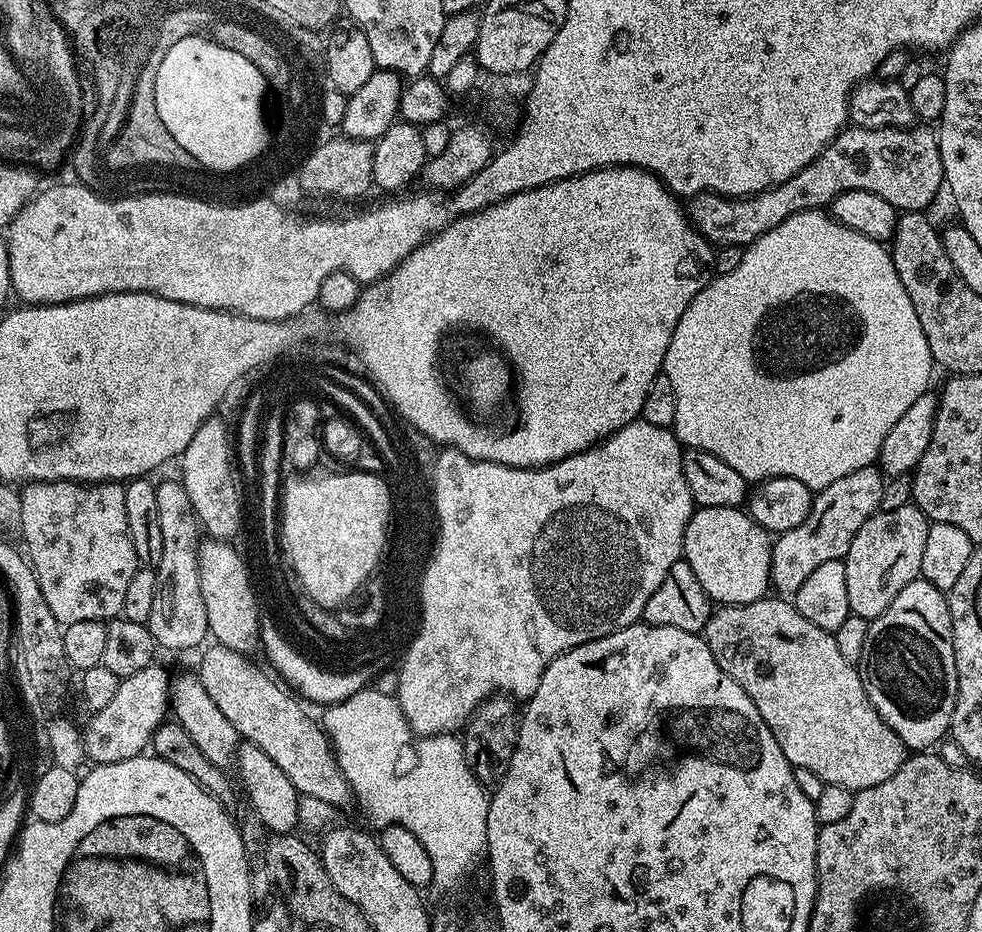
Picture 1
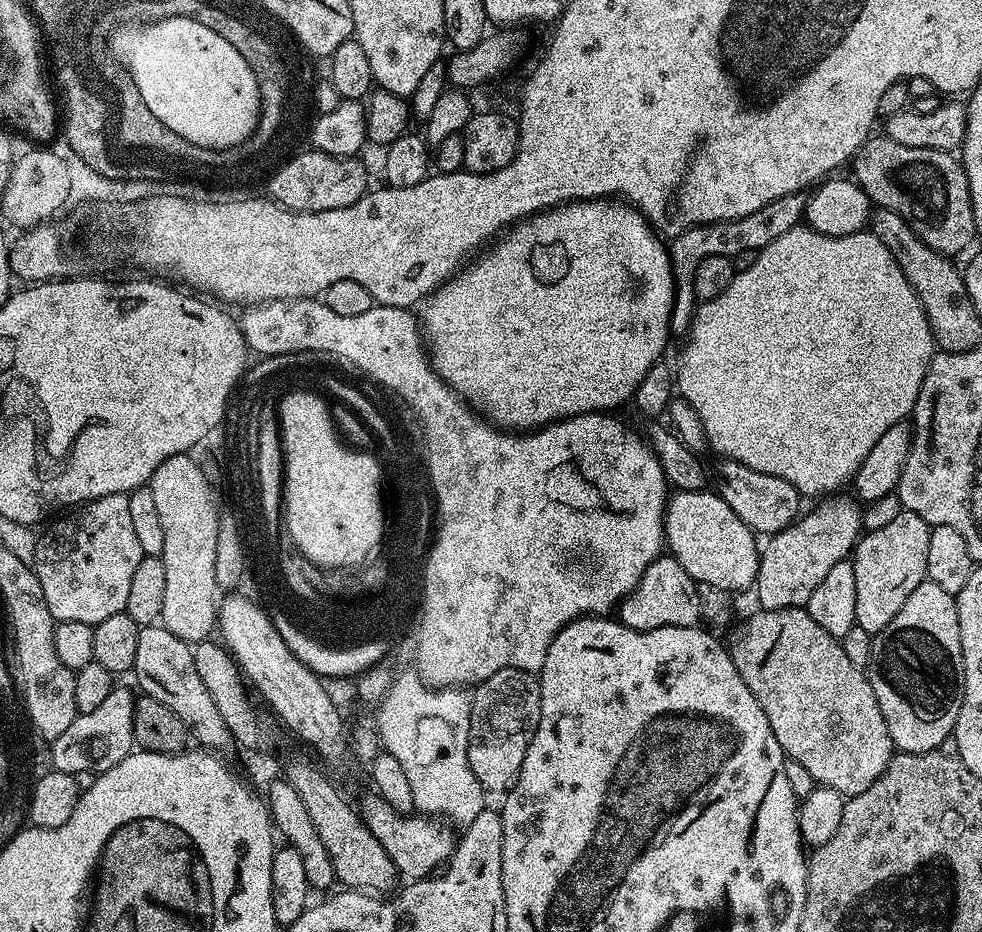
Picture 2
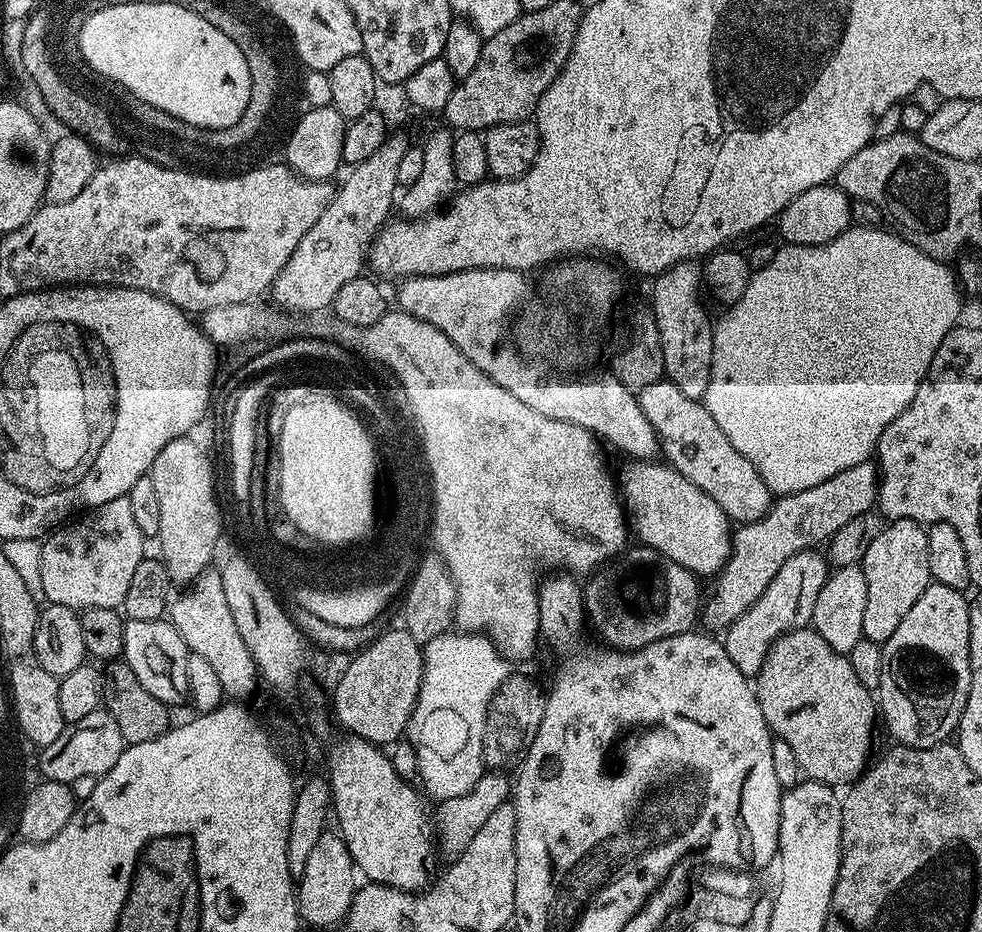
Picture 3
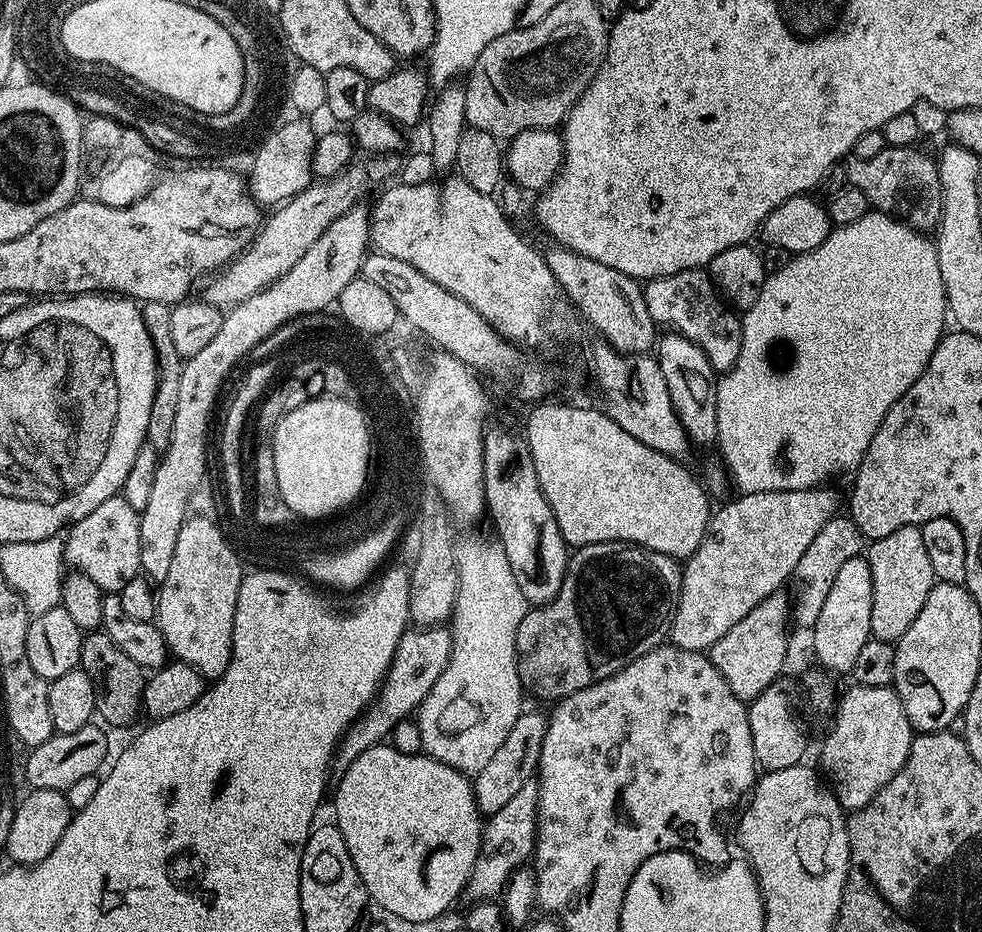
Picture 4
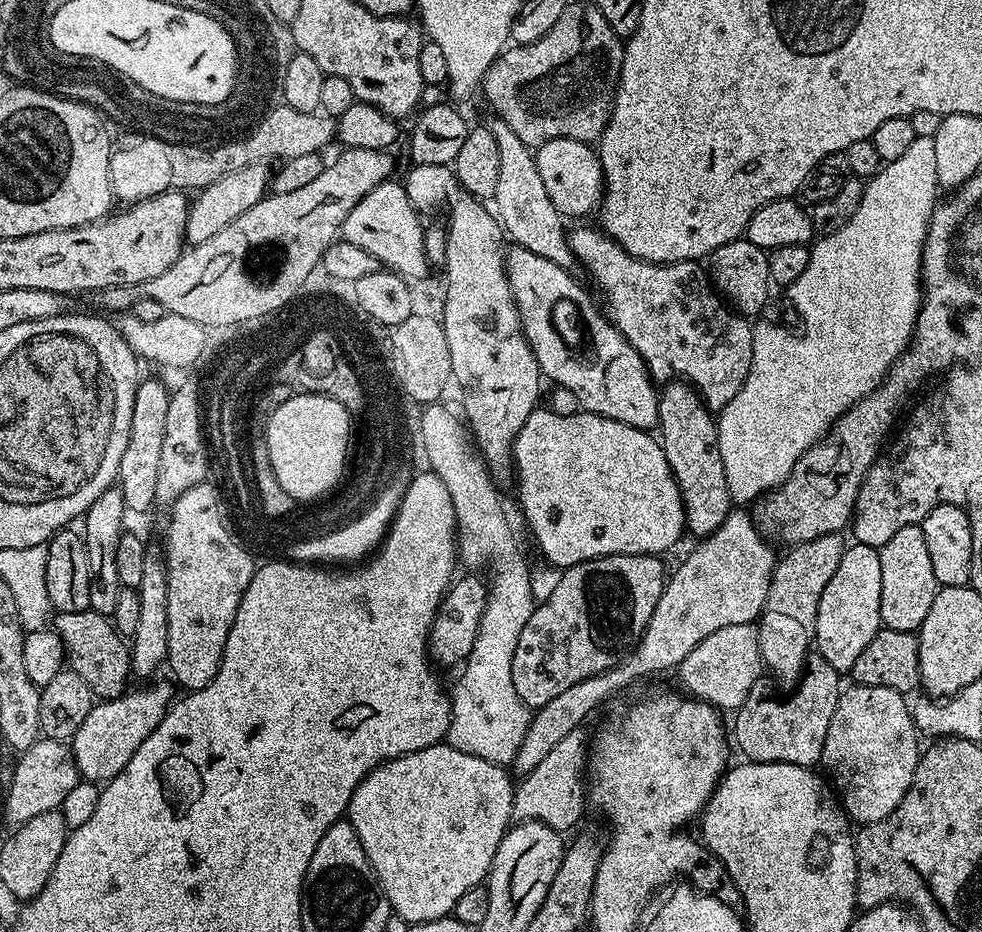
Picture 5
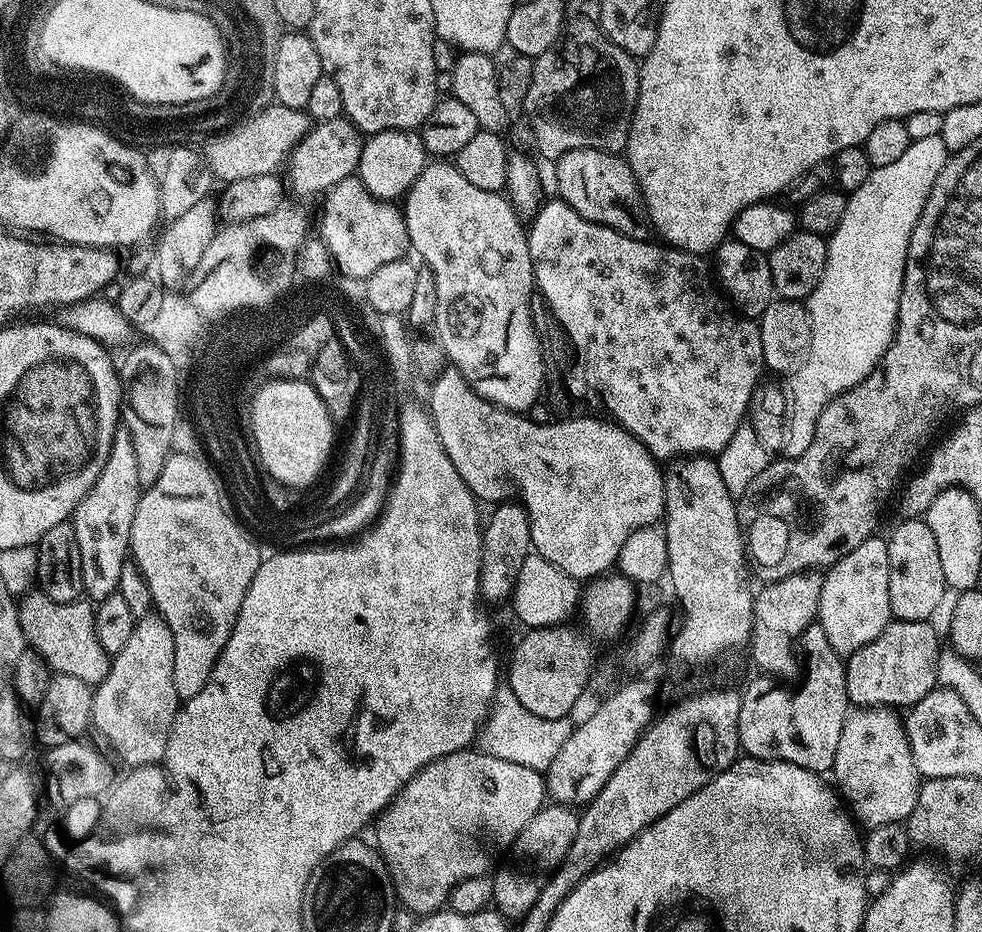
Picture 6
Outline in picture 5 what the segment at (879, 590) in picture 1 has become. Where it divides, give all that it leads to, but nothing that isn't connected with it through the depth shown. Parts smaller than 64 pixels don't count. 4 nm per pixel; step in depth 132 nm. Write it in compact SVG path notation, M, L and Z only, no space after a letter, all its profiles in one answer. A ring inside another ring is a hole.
M920 524L902 526L890 542L878 550L882 562L881 625L890 630L916 632L934 603L938 585L934 578L934 565L930 562L930 550L926 550L926 534Z

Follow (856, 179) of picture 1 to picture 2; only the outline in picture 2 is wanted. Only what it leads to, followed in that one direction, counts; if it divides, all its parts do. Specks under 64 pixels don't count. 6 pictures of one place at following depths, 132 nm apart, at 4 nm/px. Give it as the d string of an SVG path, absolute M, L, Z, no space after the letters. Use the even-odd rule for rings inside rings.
M803 195L783 196L766 206L762 210L754 210L754 214L746 214L746 218L737 220L721 220L715 224L701 224L698 228L687 228L682 234L671 237L667 245L668 257L672 260L672 277L676 283L676 300L672 304L673 333L687 333L692 325L692 313L698 307L696 295L696 271L702 263L713 258L731 258L742 250L756 250L761 252L774 238L782 238L786 230L797 227L804 219Z

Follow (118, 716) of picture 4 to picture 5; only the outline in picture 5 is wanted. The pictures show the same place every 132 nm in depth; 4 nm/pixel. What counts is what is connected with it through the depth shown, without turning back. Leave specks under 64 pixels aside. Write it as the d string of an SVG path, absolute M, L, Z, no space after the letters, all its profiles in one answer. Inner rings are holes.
M91 610L61 612L55 617L54 631L62 638L67 667L90 686L97 701L113 700L129 691L128 676L133 675L132 654L125 637L117 632L109 617Z

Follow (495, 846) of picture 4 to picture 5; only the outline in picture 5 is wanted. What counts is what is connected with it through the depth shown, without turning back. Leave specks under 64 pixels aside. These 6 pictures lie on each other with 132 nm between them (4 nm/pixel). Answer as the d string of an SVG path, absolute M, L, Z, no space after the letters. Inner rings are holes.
M577 730L566 734L566 738L562 738L562 742L558 742L558 746L554 746L554 750L550 750L550 754L546 754L546 758L542 758L542 762L538 762L538 766L534 766L534 770L530 770L521 779L524 781L515 785L516 797L512 815L517 821L541 820L561 834L567 833L567 828L572 828L579 822L580 815L586 809L586 736L584 740L582 733L583 731Z

